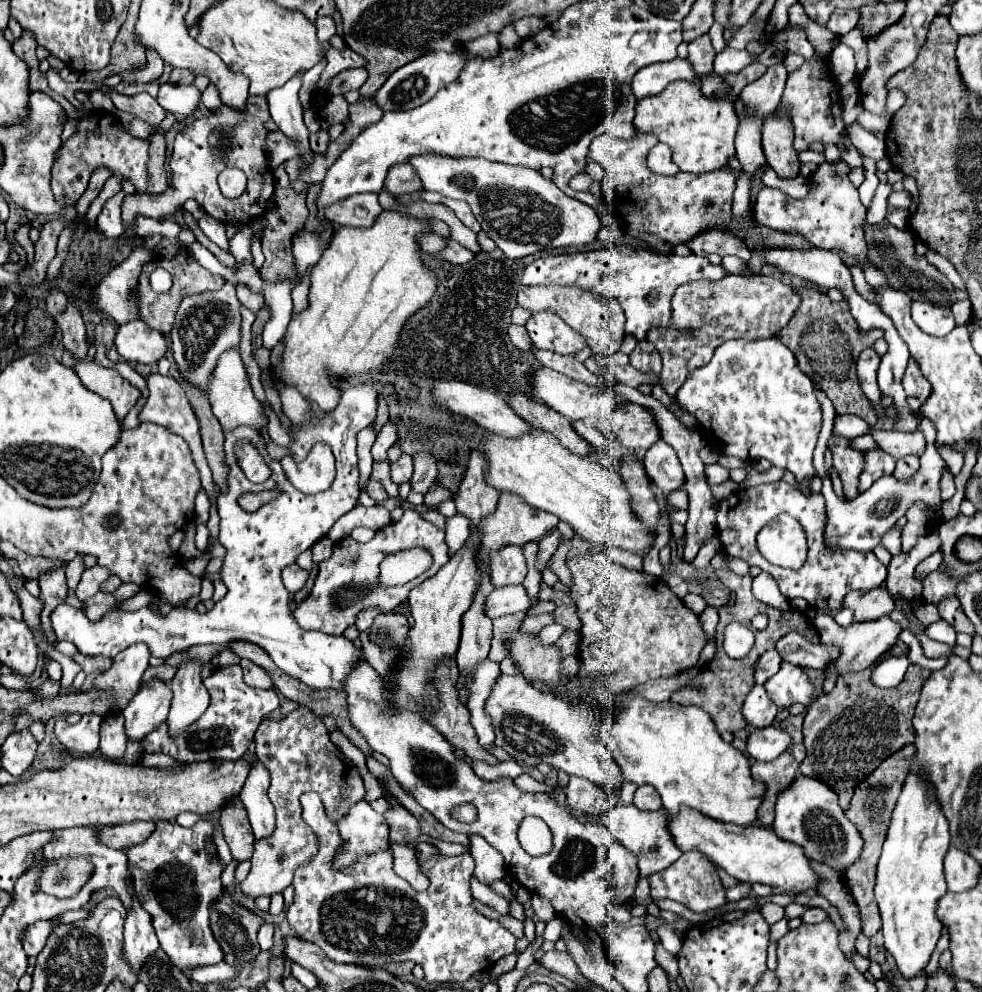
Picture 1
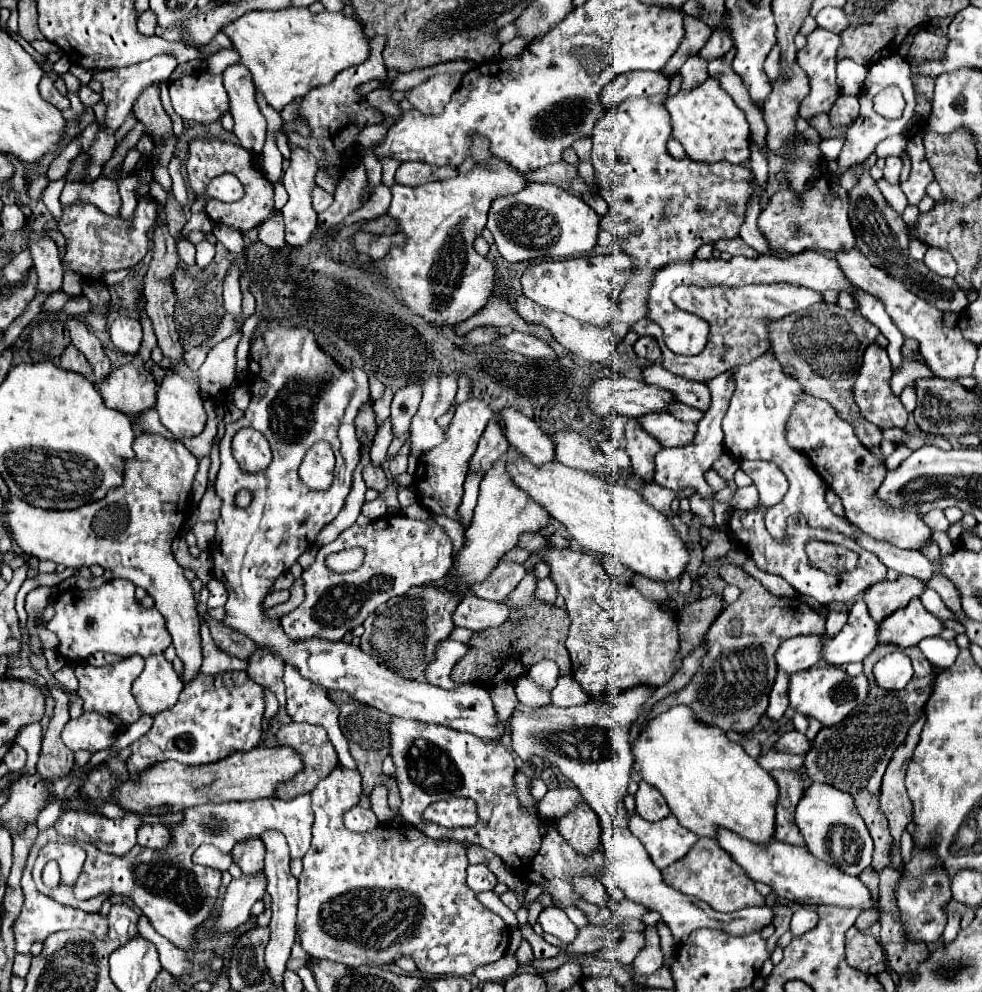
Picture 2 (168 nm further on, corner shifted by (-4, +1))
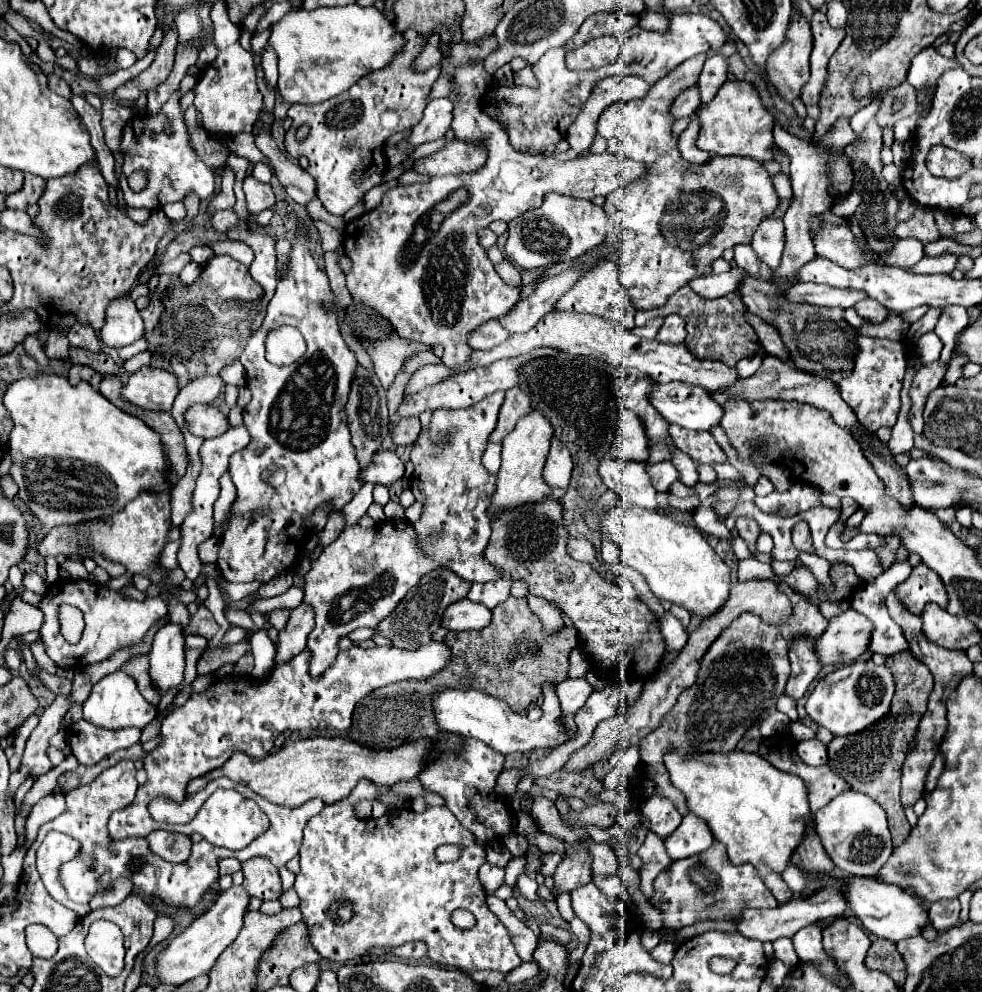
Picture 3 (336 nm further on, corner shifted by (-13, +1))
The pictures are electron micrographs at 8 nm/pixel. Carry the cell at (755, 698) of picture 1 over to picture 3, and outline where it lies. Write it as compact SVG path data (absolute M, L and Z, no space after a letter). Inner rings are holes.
M797 636L795 640L791 640L789 660L791 660L791 676L785 694L799 700L803 698L803 694L823 668L819 664L819 656L815 656L815 638Z

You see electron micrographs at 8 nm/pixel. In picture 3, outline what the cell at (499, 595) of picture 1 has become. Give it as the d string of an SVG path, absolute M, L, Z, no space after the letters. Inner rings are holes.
M463 598L457 600L455 604L451 604L447 608L447 612L443 612L443 620L441 626L447 630L481 630L491 622L491 610L485 608L483 604L473 604L471 600Z

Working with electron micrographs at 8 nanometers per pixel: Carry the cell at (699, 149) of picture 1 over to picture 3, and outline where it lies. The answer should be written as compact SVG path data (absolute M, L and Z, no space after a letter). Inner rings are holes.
M731 80L725 82L717 96L699 108L697 112L701 122L701 132L697 146L711 156L749 156L757 162L771 162L773 158L773 128L775 116L765 106L759 96L759 90L747 80Z

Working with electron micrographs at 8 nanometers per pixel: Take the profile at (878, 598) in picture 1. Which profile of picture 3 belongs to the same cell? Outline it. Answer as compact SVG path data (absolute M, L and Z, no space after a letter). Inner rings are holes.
M917 564L909 578L897 586L897 594L903 604L913 612L923 612L925 604L935 602L941 608L947 608L947 592L937 572L931 572L925 564Z

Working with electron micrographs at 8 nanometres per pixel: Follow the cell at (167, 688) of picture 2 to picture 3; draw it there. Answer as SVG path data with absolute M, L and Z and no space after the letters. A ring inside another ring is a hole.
M165 624L153 640L153 650L149 654L151 658L151 678L155 688L165 694L167 688L177 686L183 682L183 670L185 670L185 636L181 624Z

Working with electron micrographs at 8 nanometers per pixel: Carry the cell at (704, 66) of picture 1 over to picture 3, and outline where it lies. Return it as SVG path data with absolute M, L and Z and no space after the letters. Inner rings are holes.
M691 86L683 94L679 94L671 104L671 120L691 116L697 106L699 106L699 92L697 92L697 86Z

